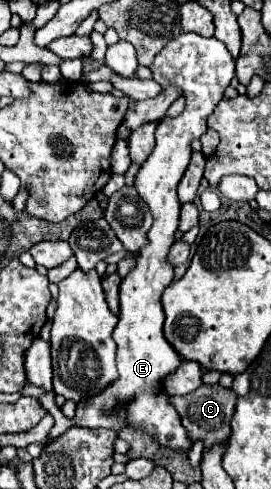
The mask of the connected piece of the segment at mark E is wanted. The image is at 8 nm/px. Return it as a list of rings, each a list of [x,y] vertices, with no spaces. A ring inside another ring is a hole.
[[[181,34],[171,40],[153,60],[151,64],[153,80],[161,86],[179,86],[185,92],[185,112],[177,118],[163,118],[157,128],[155,150],[143,162],[135,188],[139,196],[147,202],[149,212],[153,216],[153,226],[147,232],[147,246],[143,246],[137,254],[137,266],[121,280],[121,312],[119,324],[113,332],[113,340],[117,342],[117,370],[119,380],[103,390],[99,396],[91,400],[83,400],[77,406],[75,418],[67,420],[67,426],[75,422],[75,426],[85,428],[113,428],[119,430],[123,424],[131,424],[133,428],[143,428],[147,434],[157,438],[163,446],[169,448],[191,448],[187,440],[187,432],[179,422],[179,414],[167,402],[169,396],[161,392],[163,376],[177,370],[183,362],[179,354],[171,348],[171,344],[163,336],[163,306],[161,294],[173,282],[175,268],[167,262],[167,254],[171,244],[175,242],[175,232],[179,228],[179,198],[177,184],[187,170],[187,162],[191,158],[191,140],[199,138],[207,130],[207,116],[223,98],[225,88],[235,76],[235,60],[223,46],[223,42],[215,38],[203,38],[199,34]],[[115,398],[129,398],[125,406],[119,406]],[[87,406],[87,408],[85,408]],[[119,410],[119,412],[113,412]]]

